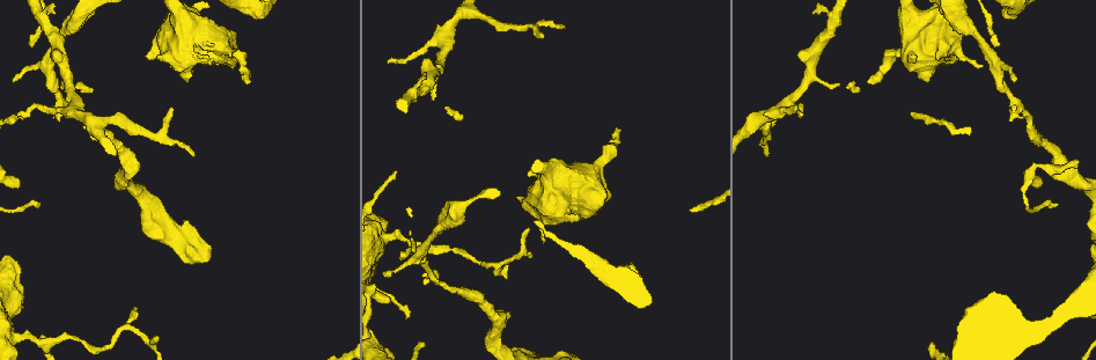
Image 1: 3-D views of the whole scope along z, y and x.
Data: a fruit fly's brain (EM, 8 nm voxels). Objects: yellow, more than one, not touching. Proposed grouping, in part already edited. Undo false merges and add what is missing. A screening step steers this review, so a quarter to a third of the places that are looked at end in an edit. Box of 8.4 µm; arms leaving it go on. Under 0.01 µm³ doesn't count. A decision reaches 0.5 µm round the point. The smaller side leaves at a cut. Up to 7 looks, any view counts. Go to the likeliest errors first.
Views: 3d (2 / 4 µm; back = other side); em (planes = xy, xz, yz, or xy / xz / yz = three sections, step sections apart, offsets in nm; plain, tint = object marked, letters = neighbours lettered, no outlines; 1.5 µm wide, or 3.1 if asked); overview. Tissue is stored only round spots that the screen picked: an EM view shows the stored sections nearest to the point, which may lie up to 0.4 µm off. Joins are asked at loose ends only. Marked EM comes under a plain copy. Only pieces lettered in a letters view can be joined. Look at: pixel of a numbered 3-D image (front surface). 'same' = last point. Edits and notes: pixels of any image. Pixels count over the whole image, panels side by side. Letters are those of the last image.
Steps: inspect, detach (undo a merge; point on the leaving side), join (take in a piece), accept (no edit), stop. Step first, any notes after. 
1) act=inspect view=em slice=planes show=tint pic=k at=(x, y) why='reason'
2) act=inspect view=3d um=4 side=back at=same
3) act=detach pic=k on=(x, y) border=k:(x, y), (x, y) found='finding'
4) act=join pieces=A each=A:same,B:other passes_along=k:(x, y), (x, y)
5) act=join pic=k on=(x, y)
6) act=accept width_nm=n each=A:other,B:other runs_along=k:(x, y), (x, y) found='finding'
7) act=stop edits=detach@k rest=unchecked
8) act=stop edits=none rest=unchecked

act=inspect view=em slice=planes show=letters pic=1 at=(388, 62) why='an open end'

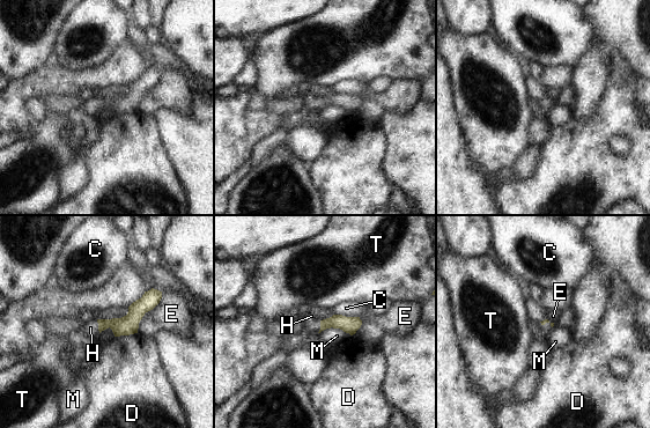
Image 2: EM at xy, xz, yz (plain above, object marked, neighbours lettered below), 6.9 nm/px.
act=join pieces=H longest_contact=M:220nm each=C:other,D:other,E:other,H:same,M:other,T:other passes_along=2:(349, 325), (322, 320), (311, 316) found='the cell continues'

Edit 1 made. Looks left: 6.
act=inspect view=overview

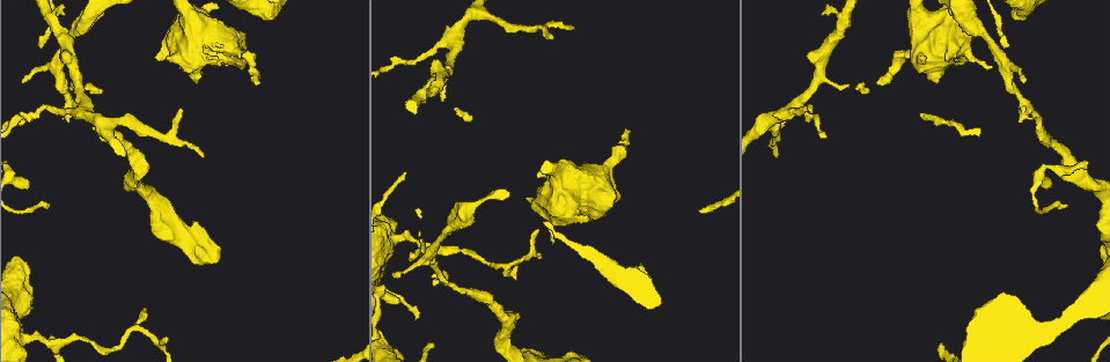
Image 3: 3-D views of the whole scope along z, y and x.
act=inspect view=em slice=xz step=4 show=tint pic=3 at=(1020, 78) why='free end'

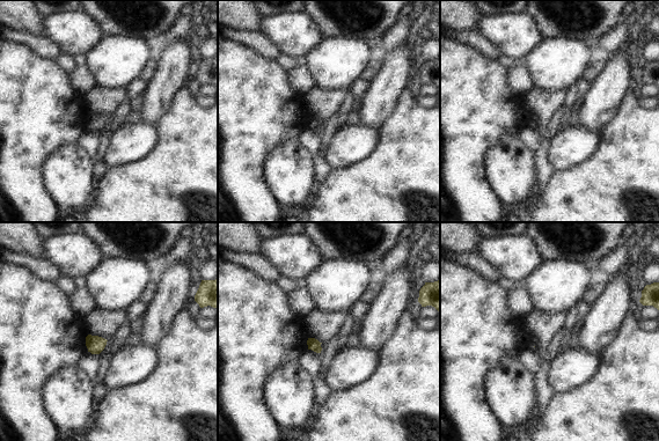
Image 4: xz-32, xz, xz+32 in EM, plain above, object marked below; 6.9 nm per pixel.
act=inspect view=em slice=planes show=letters at=same

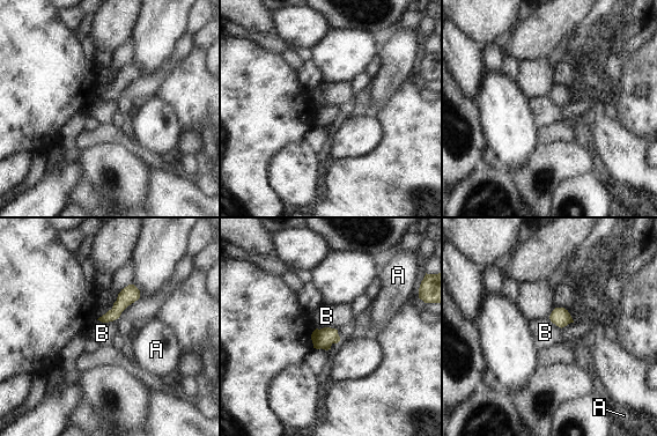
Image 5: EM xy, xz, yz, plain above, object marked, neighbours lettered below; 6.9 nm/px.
act=accept longest_contact=B:340nm each=A:other,B:other border=5:(139, 297), (117, 318), (96, 319) found='no lettered piece goes on from it'

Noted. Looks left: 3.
act=stop edits=join@2 rest=unchecked

